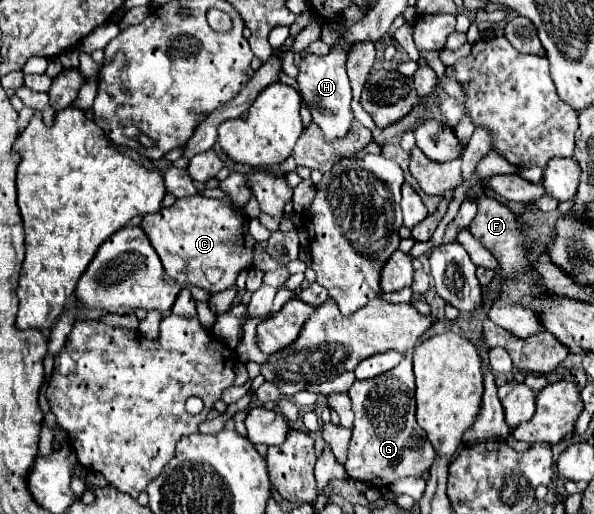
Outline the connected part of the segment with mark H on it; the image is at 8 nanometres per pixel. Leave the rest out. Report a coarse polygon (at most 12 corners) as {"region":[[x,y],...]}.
{"region":[[349,49],[303,57],[299,91],[327,139],[353,121]]}

